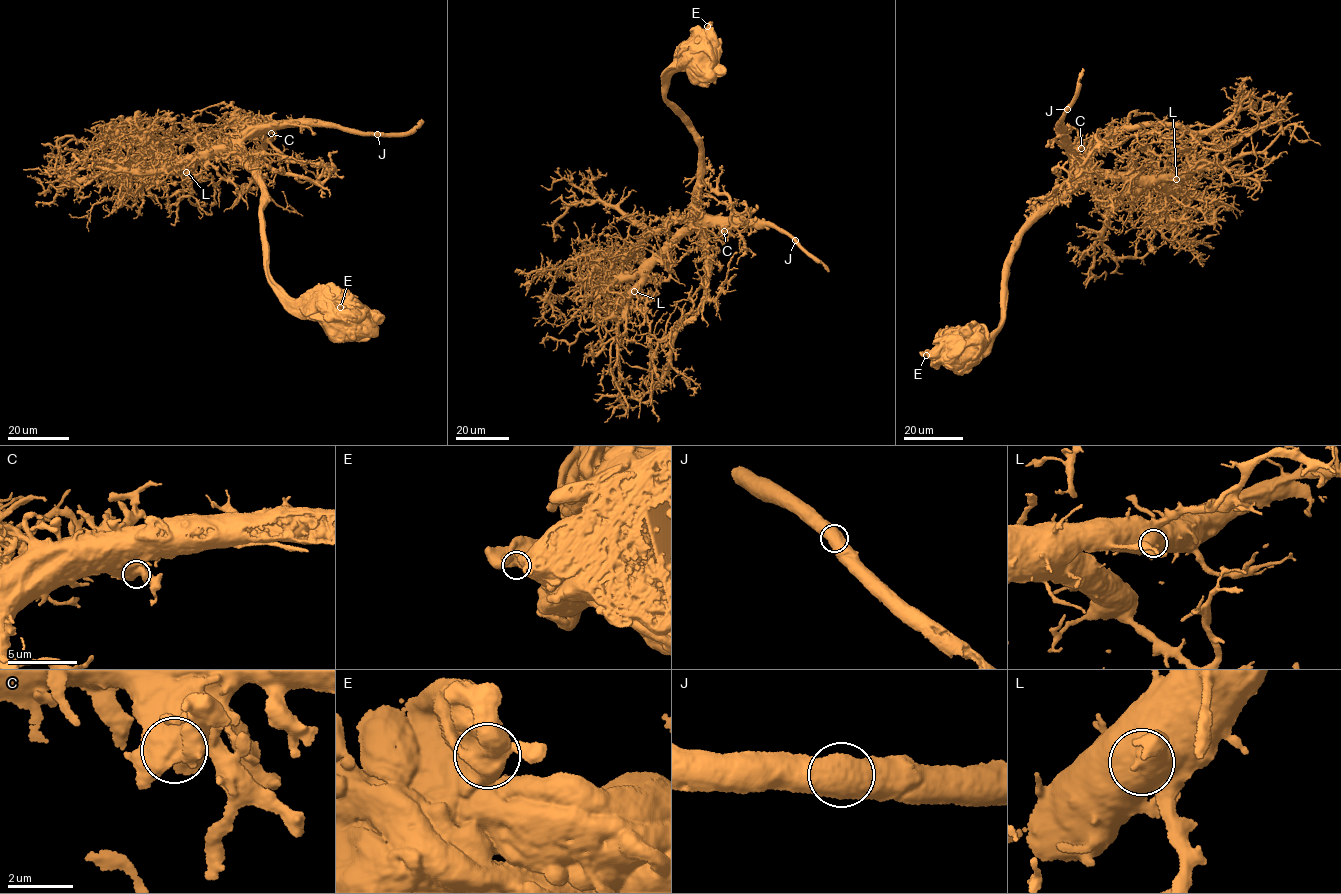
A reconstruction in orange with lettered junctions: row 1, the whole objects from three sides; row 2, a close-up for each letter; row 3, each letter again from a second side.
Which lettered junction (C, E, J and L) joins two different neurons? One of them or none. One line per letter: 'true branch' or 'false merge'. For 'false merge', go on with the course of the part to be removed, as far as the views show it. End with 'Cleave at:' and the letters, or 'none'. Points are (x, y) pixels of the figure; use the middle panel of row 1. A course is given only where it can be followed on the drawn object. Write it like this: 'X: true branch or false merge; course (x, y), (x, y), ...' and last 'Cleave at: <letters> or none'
C: true branch
E: true branch
J: true branch
L: true branch
Cleave at: none

